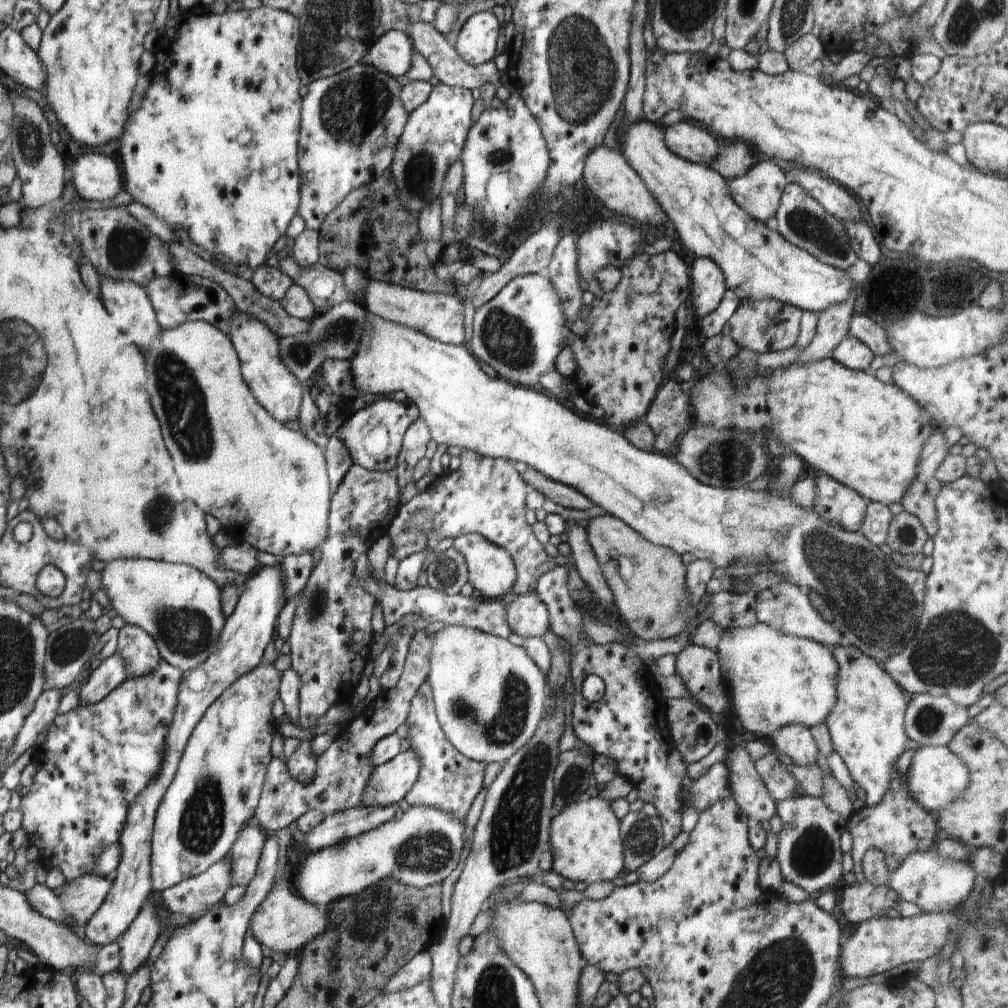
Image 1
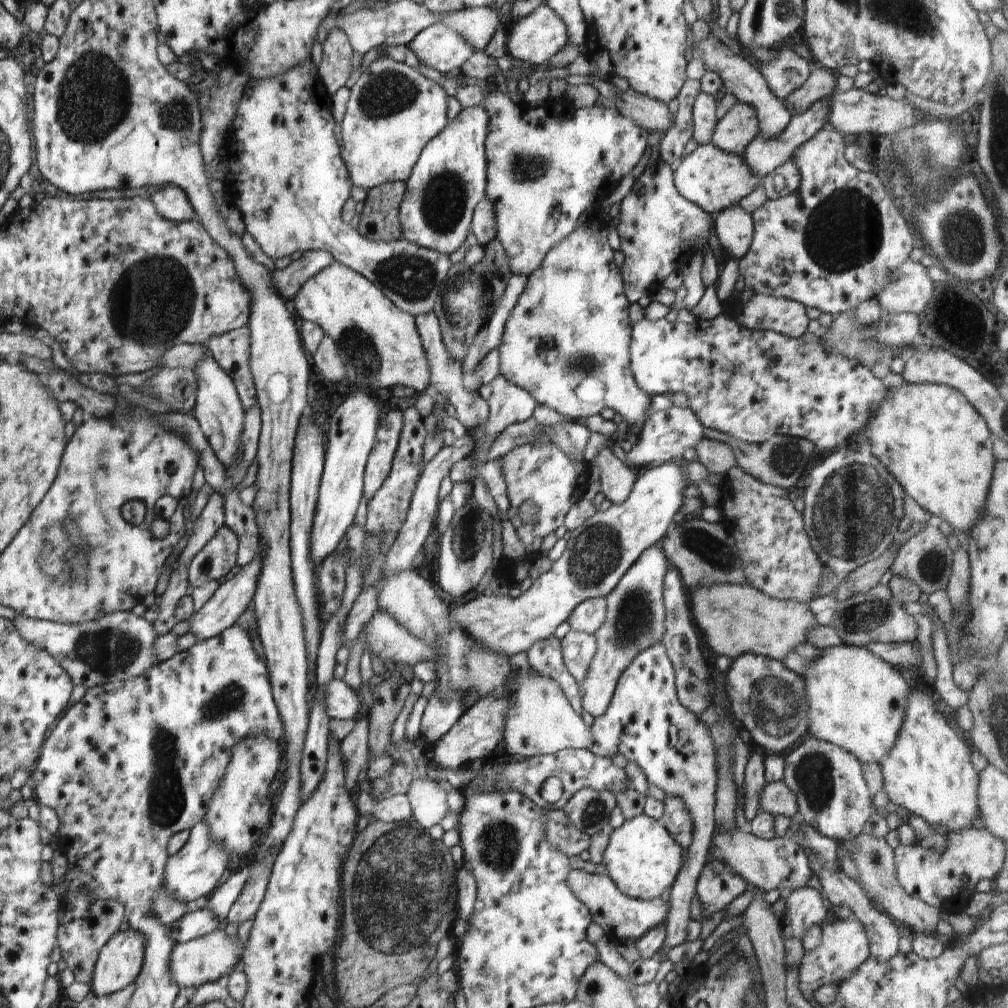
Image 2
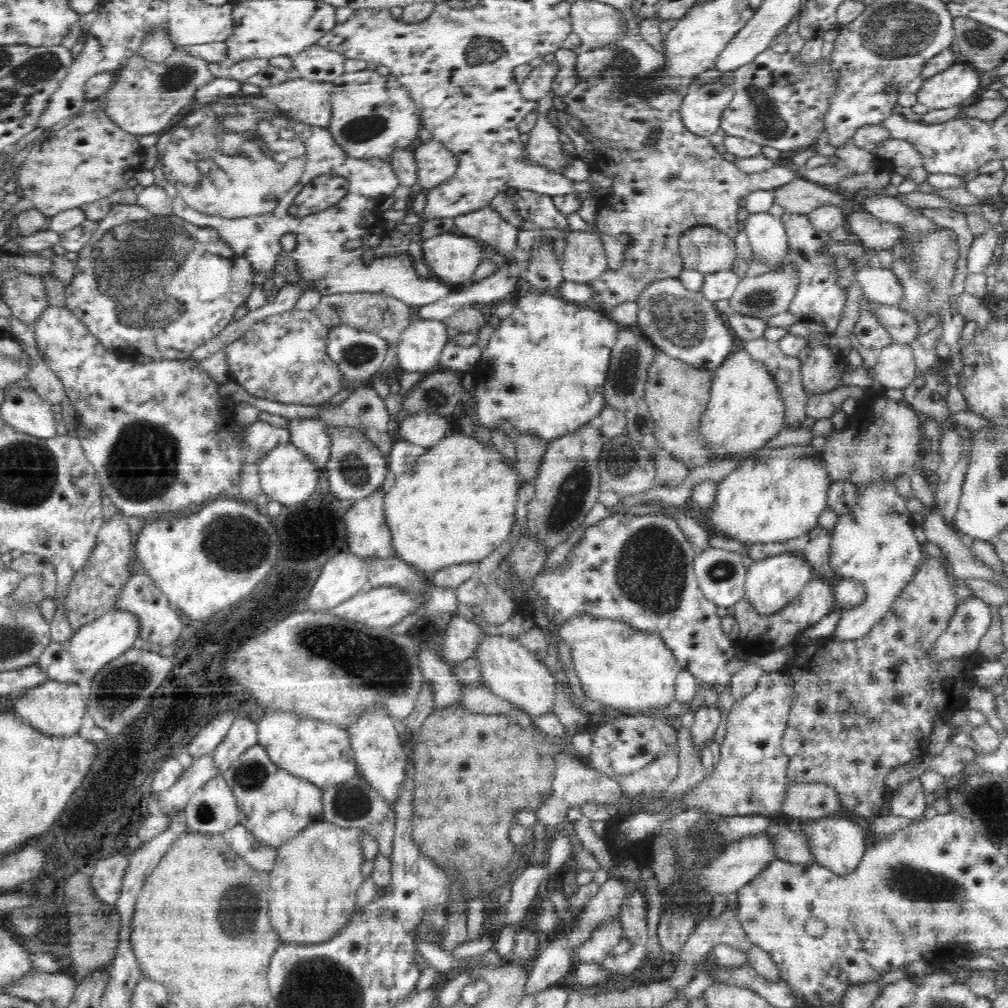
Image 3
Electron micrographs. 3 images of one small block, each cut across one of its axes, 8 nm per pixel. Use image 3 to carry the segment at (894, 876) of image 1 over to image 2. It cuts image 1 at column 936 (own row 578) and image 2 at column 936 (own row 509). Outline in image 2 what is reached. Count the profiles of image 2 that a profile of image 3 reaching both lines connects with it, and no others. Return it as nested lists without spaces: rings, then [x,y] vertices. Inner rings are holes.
[[[898,806],[895,810],[901,824],[898,826],[900,845],[894,850],[896,878],[904,892],[910,897],[922,900],[934,908],[944,908],[954,900],[960,900],[964,894],[972,892],[994,892],[994,879],[1004,866],[1006,848],[1004,841],[996,838],[986,828],[968,827],[960,832],[949,832],[949,844],[944,852],[934,852],[932,848],[922,848],[916,844],[914,830],[908,824],[908,810]]]

